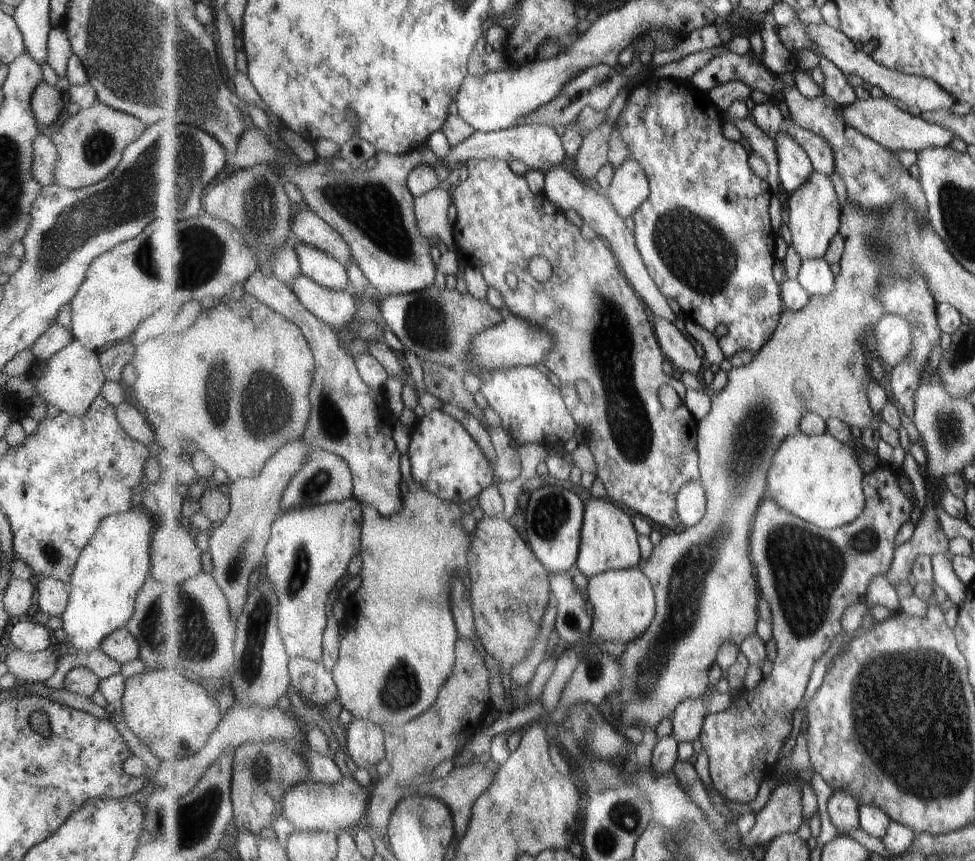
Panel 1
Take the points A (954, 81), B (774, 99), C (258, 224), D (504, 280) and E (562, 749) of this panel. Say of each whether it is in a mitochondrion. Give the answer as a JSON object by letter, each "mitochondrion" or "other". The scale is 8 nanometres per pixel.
{"A":"other","B":"other","C":"mitochondrion","D":"other","E":"other"}

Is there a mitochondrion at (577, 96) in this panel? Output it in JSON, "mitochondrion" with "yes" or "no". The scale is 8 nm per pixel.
{"mitochondrion":"no"}

